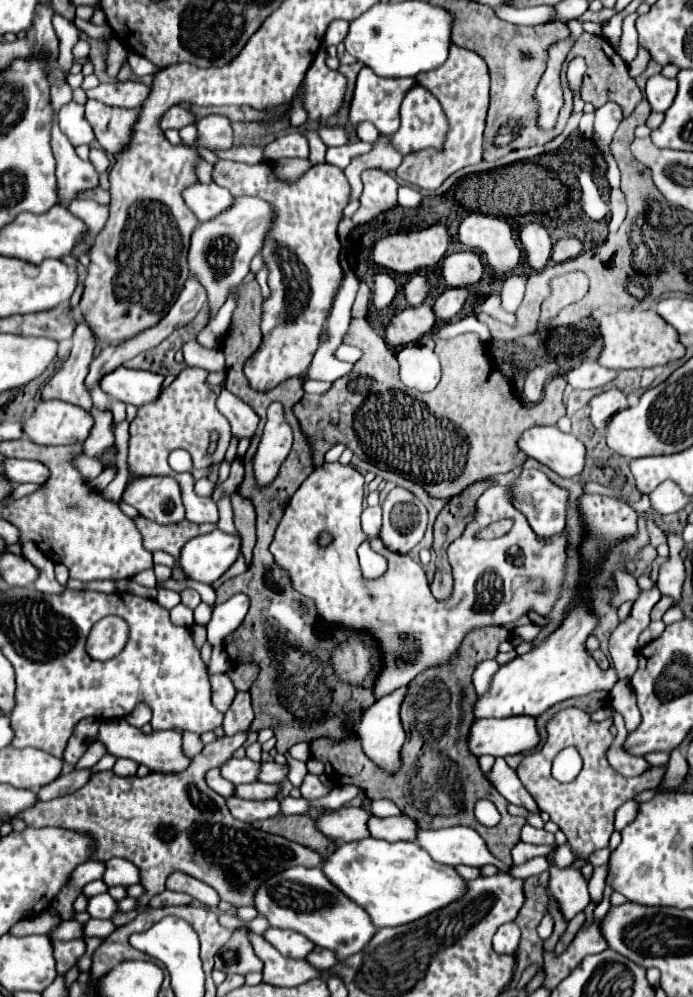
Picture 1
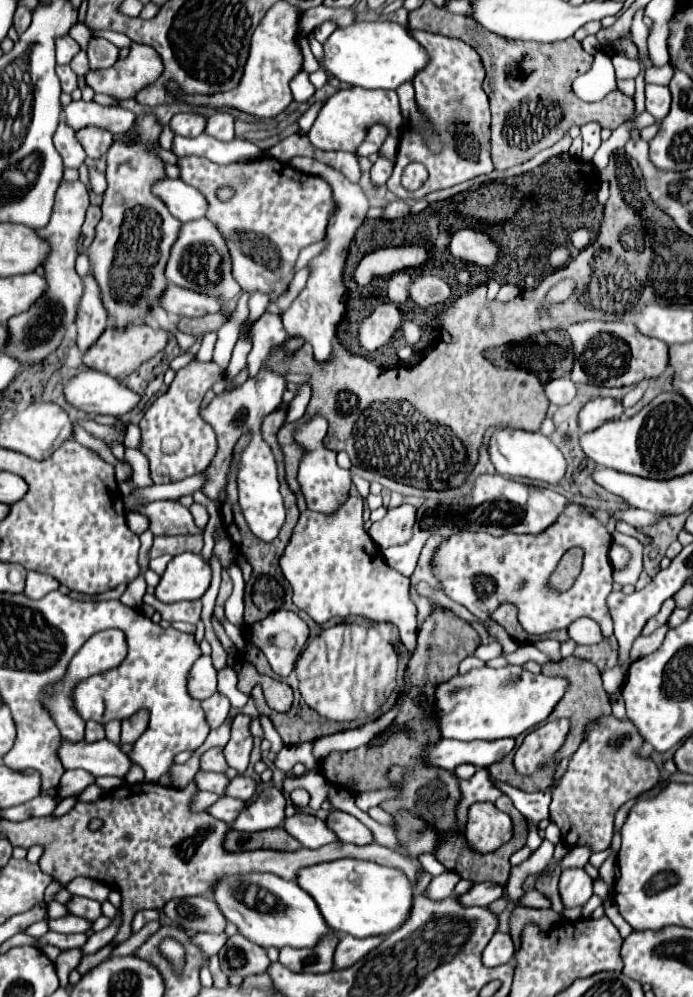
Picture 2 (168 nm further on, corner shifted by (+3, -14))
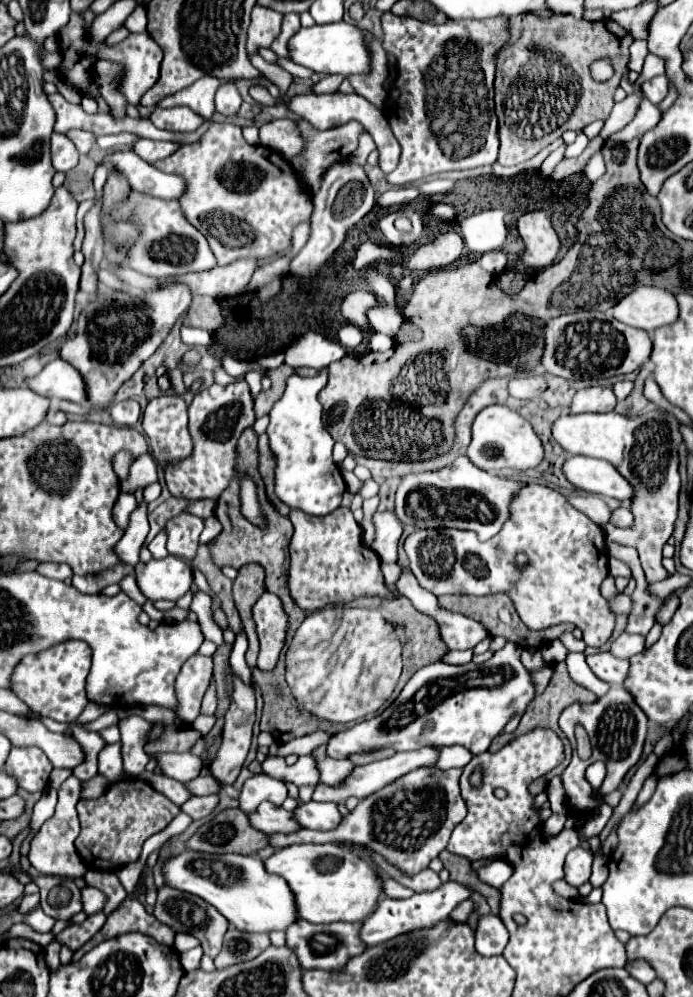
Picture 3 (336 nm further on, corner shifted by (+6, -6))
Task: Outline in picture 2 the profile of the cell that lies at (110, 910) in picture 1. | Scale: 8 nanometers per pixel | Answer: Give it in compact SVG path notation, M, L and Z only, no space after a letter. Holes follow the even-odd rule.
M58 917L58 919L48 919L48 931L56 931L56 933L86 933L90 929L90 921L82 919L82 917Z

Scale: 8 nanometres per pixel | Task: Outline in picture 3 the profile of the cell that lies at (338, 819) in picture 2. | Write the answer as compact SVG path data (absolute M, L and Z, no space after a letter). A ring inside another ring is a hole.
M303 803L293 811L295 819L299 819L299 823L305 829L321 829L321 831L331 831L335 829L341 821L343 815L337 809L337 803Z

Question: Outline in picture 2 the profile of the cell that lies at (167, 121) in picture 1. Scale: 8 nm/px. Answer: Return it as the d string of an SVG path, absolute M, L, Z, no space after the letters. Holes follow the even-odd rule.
M178 113L178 115L172 117L170 127L174 129L176 135L196 137L196 135L204 133L204 129L206 129L206 117L198 115L198 113Z

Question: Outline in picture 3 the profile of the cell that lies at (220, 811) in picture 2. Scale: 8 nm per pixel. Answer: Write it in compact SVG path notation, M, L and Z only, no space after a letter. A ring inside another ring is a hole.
M207 795L207 797L191 797L189 801L185 801L181 805L181 811L185 811L187 815L191 815L193 819L203 819L209 813L213 813L213 809L219 803L219 795Z

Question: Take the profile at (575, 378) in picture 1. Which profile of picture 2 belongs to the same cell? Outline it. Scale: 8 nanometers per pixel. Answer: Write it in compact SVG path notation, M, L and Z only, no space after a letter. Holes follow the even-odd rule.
M560 377L560 379L554 379L554 381L546 383L544 391L546 391L546 397L548 397L550 403L566 405L566 403L570 403L574 399L576 385L570 383L568 377Z

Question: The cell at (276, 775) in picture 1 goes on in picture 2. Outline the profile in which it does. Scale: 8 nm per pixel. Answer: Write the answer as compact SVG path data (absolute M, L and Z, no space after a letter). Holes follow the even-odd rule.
M238 775L238 777L230 779L230 783L226 787L226 795L242 799L242 801L250 801L256 795L256 781L252 777Z

